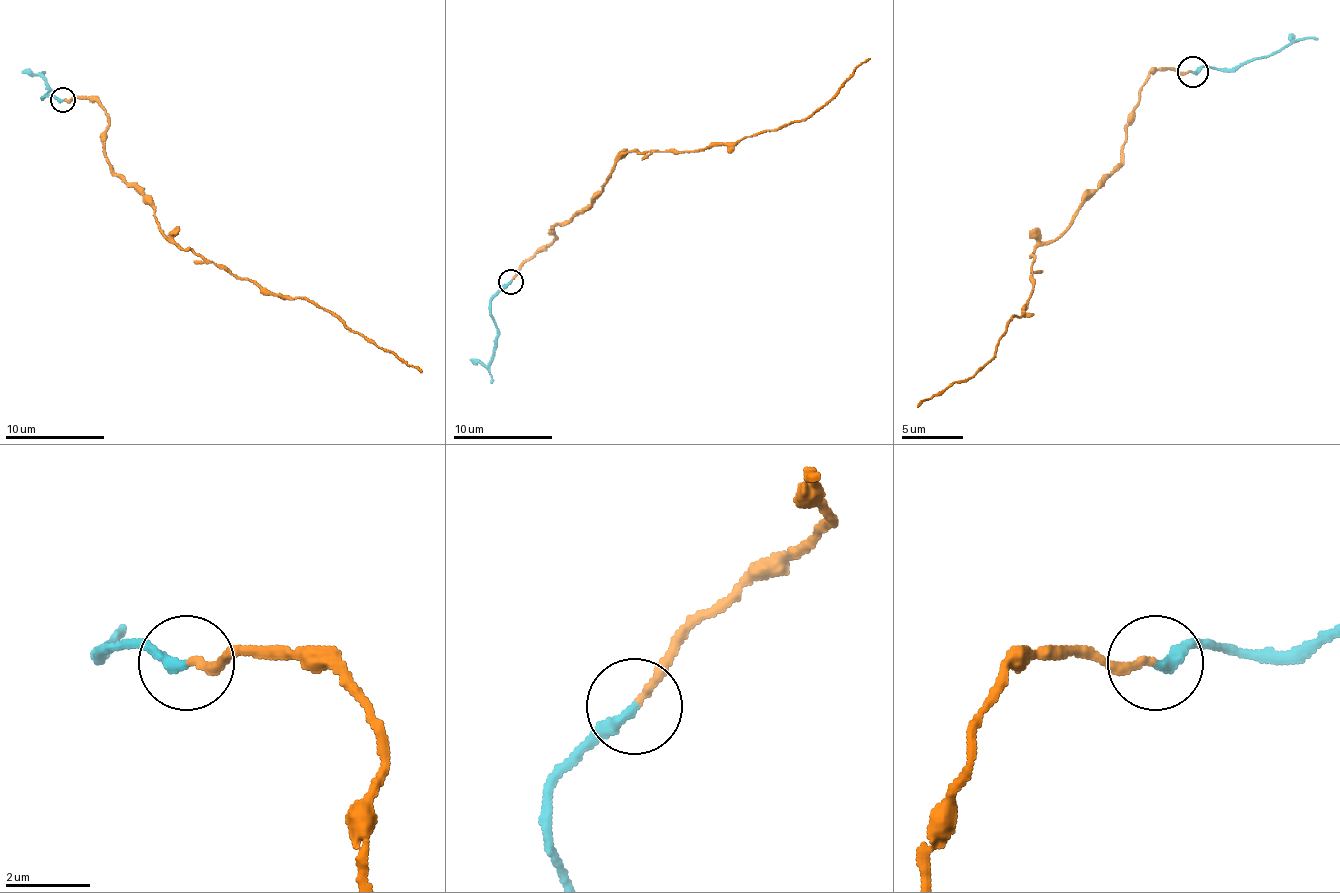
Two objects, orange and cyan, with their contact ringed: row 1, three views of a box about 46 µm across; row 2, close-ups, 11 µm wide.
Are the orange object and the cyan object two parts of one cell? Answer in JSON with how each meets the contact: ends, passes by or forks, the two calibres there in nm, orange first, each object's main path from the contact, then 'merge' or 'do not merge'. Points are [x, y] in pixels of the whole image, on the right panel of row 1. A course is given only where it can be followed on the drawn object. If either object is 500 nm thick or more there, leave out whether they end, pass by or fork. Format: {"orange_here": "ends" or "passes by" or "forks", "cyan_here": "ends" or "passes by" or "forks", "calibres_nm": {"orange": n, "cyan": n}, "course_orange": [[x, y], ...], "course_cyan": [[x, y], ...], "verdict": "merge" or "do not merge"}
{"orange_here": "ends", "cyan_here": "ends", "calibres_nm": {"orange": 170, "cyan": 260}, "course_orange": [[1193, 72], [1147, 75], [1123, 161], [1034, 250], [1031, 295], [995, 356], [918, 408]], "course_cyan": [[1193, 72], [1202, 66], [1239, 69], [1245, 63], [1297, 42], [1288, 36]], "verdict": "do not merge"}

